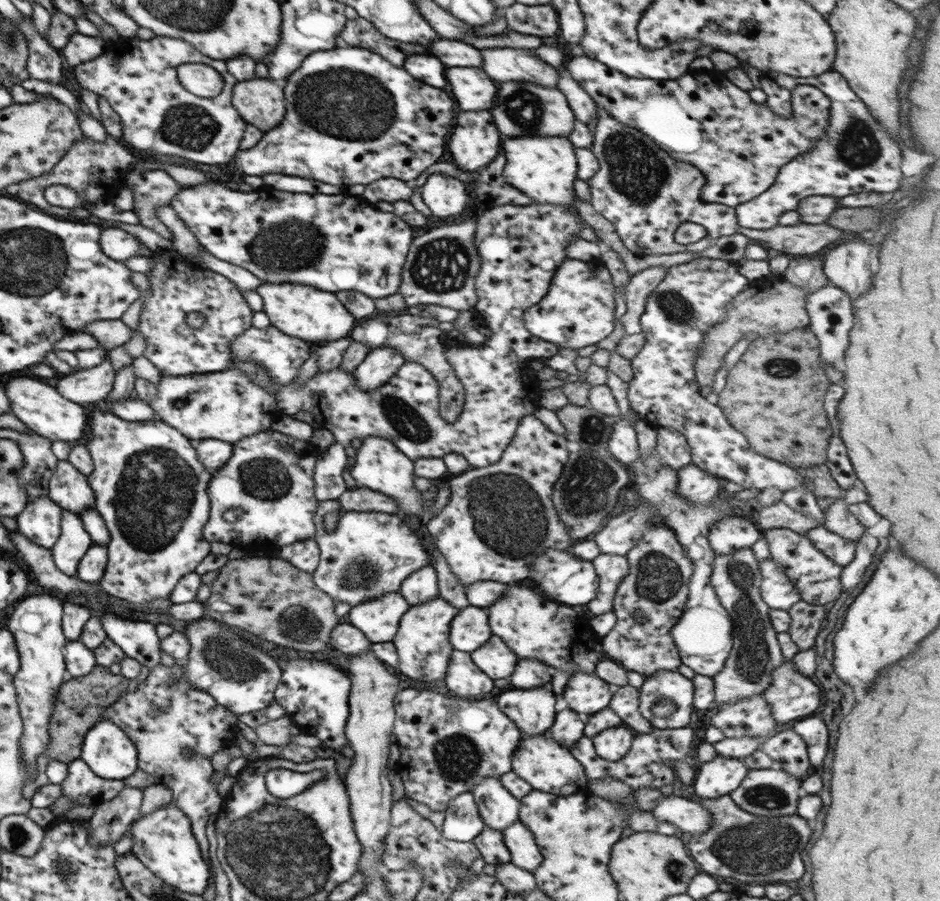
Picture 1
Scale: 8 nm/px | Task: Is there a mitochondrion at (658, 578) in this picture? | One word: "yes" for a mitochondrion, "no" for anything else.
yes

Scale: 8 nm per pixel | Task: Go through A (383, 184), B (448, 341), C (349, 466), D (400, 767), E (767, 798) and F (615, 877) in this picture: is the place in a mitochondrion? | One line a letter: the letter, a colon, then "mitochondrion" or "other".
A: other
B: other
C: other
D: other
E: mitochondrion
F: other

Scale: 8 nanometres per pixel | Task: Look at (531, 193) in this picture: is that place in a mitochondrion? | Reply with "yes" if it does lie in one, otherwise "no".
no

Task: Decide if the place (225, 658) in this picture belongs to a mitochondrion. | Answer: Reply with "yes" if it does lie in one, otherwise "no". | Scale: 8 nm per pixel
yes

